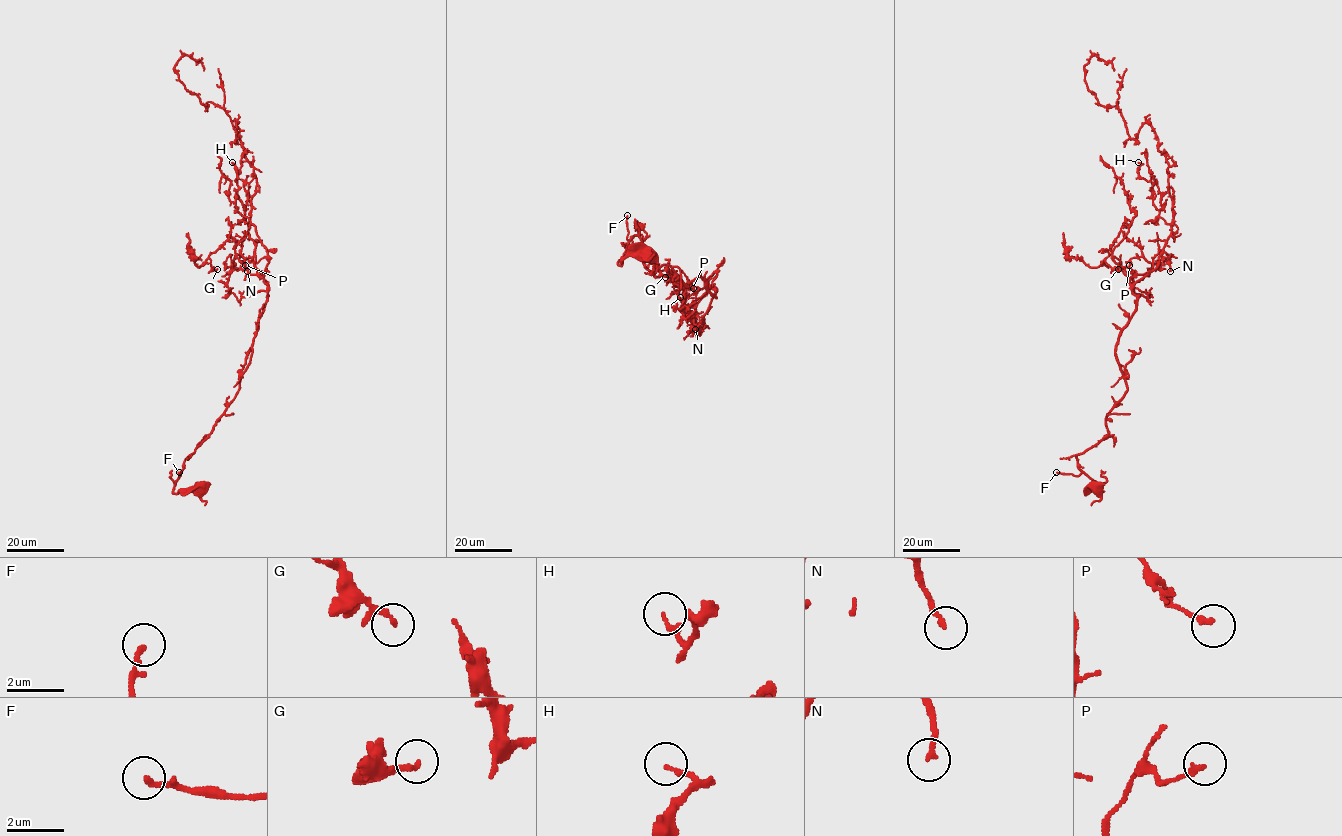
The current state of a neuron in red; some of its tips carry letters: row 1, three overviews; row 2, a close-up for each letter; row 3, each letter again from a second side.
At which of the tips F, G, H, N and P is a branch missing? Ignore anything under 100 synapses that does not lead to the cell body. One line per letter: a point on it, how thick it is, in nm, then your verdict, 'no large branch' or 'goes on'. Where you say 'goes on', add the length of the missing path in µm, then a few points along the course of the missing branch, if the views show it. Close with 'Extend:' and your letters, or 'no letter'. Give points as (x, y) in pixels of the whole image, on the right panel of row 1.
F: (1056, 472) | 130 nm | no large branch
G: (1118, 269) | 140 nm | no large branch
H: (1138, 162) | 180 nm | no large branch
N: (1170, 271) | 170 nm | no large branch
P: (1129, 265) | 170 nm | no large branch
Extend: no letter

